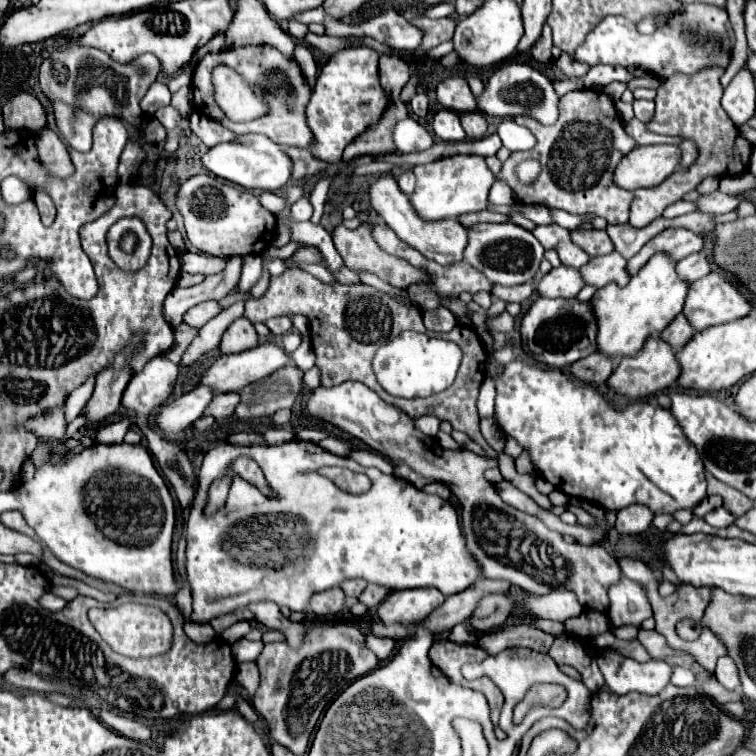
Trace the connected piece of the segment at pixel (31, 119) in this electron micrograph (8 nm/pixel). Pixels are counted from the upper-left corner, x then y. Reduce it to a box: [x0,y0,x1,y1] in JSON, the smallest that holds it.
[3,94,45,132]

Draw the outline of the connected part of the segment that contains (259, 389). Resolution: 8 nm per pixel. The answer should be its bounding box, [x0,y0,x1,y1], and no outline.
[235,364,303,420]

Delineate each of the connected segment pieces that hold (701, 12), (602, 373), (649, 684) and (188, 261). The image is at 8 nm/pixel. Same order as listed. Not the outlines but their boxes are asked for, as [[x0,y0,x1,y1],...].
[[573,4,731,80],[571,352,613,386],[599,652,671,696],[181,252,225,274]]

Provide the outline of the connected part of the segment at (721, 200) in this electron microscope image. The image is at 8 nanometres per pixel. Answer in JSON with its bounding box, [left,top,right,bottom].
[697,192,741,214]

